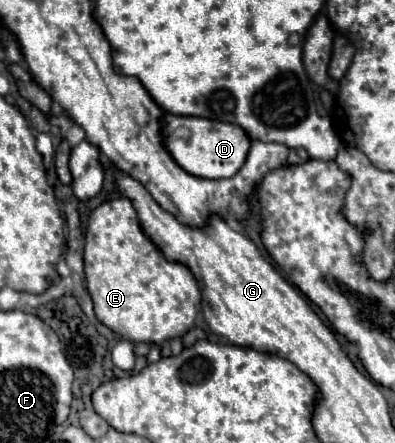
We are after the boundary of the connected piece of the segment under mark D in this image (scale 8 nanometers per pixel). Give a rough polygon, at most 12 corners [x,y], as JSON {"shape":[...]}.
{"shape":[[166,113],[164,145],[188,173],[228,179],[250,139],[240,125]]}

